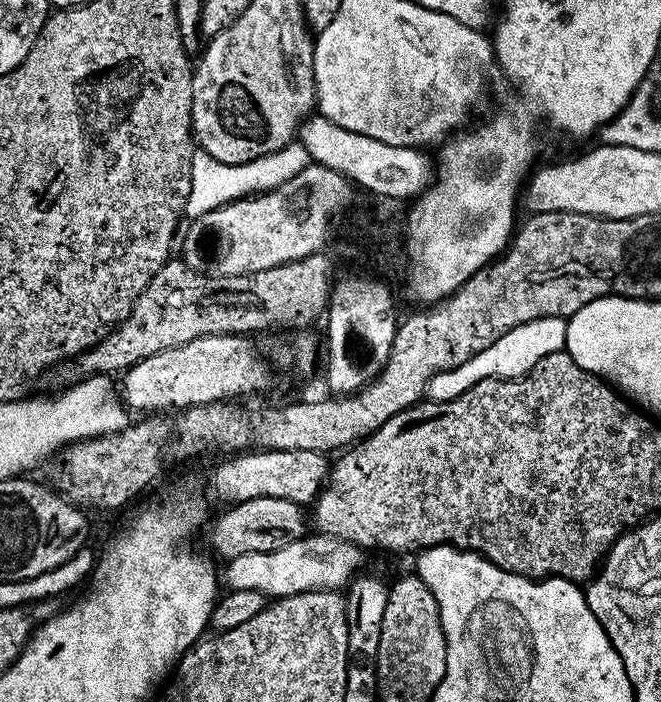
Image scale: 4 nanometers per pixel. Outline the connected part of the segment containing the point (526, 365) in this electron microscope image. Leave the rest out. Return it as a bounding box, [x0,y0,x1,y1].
[427,316,565,402]

